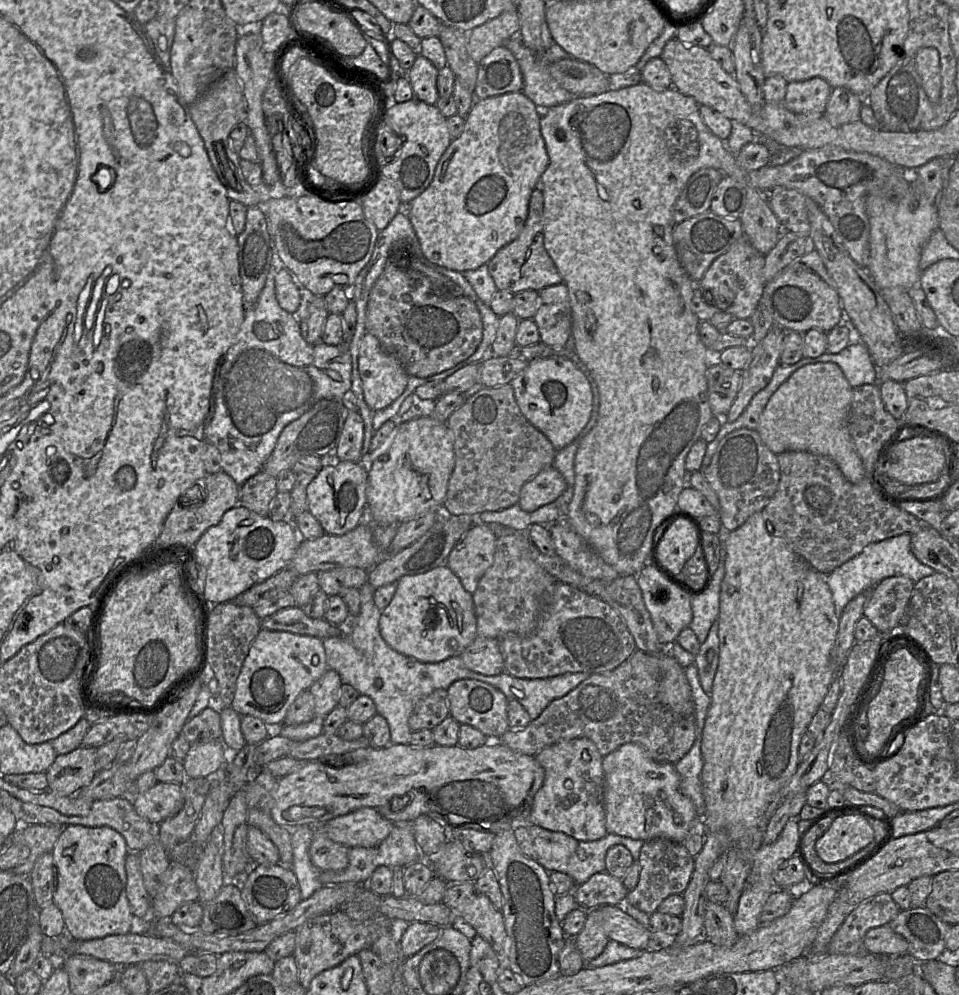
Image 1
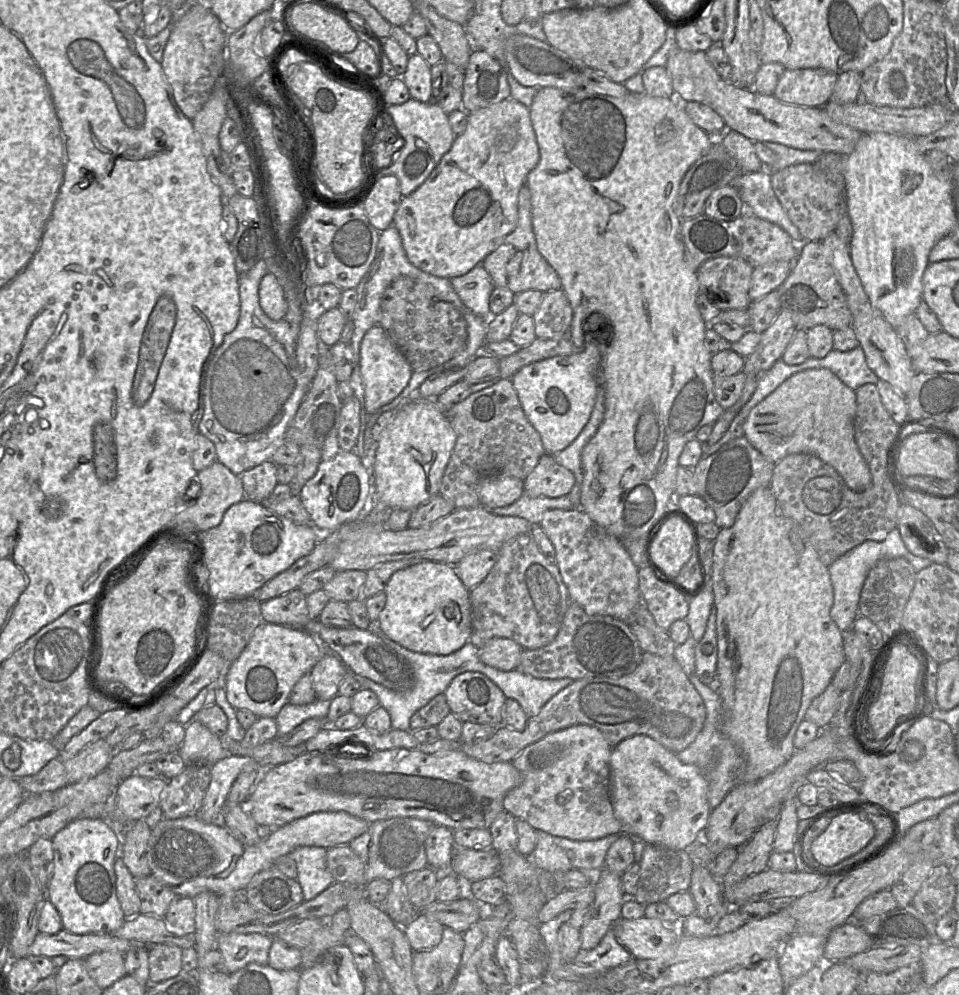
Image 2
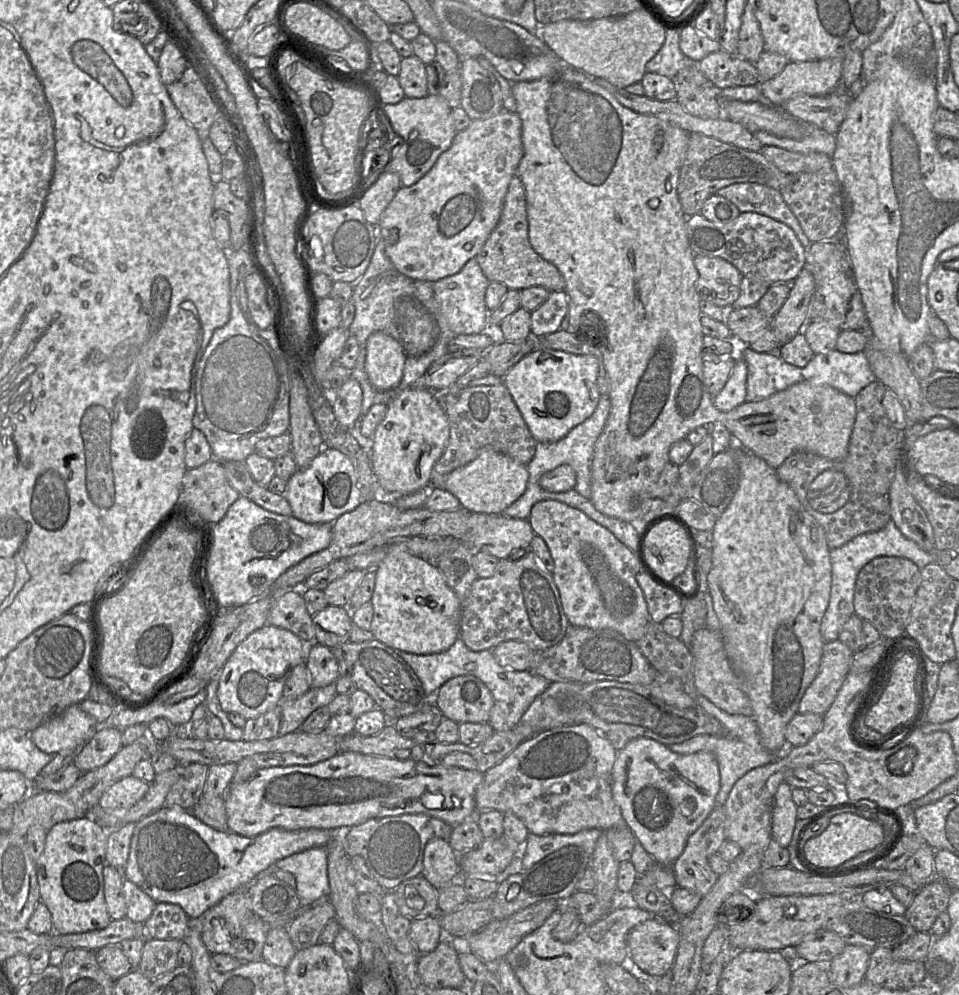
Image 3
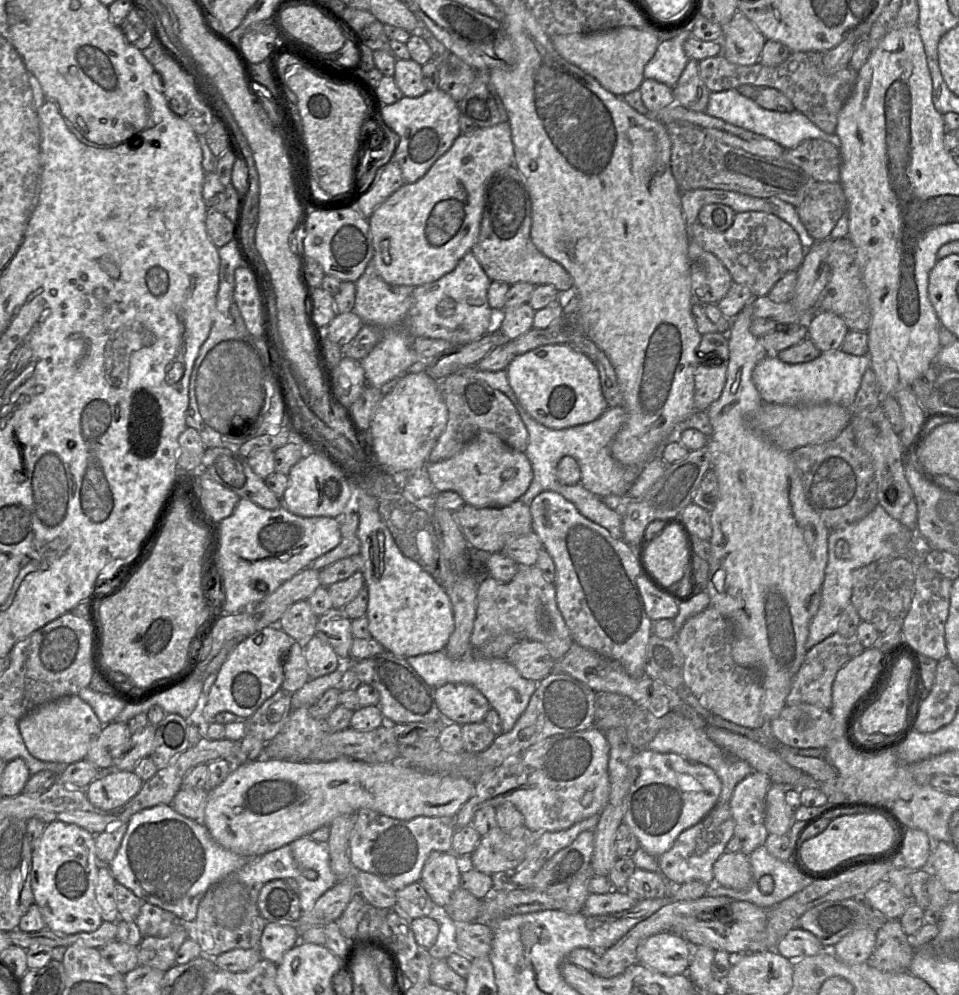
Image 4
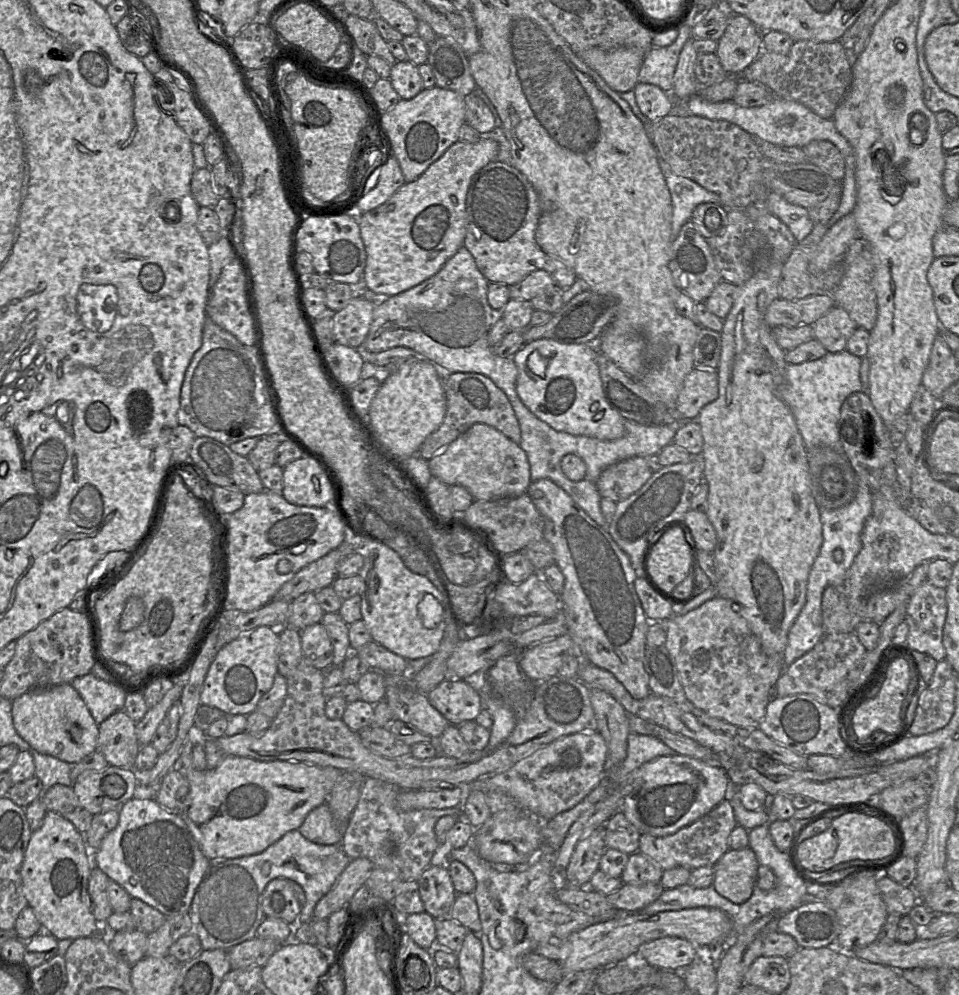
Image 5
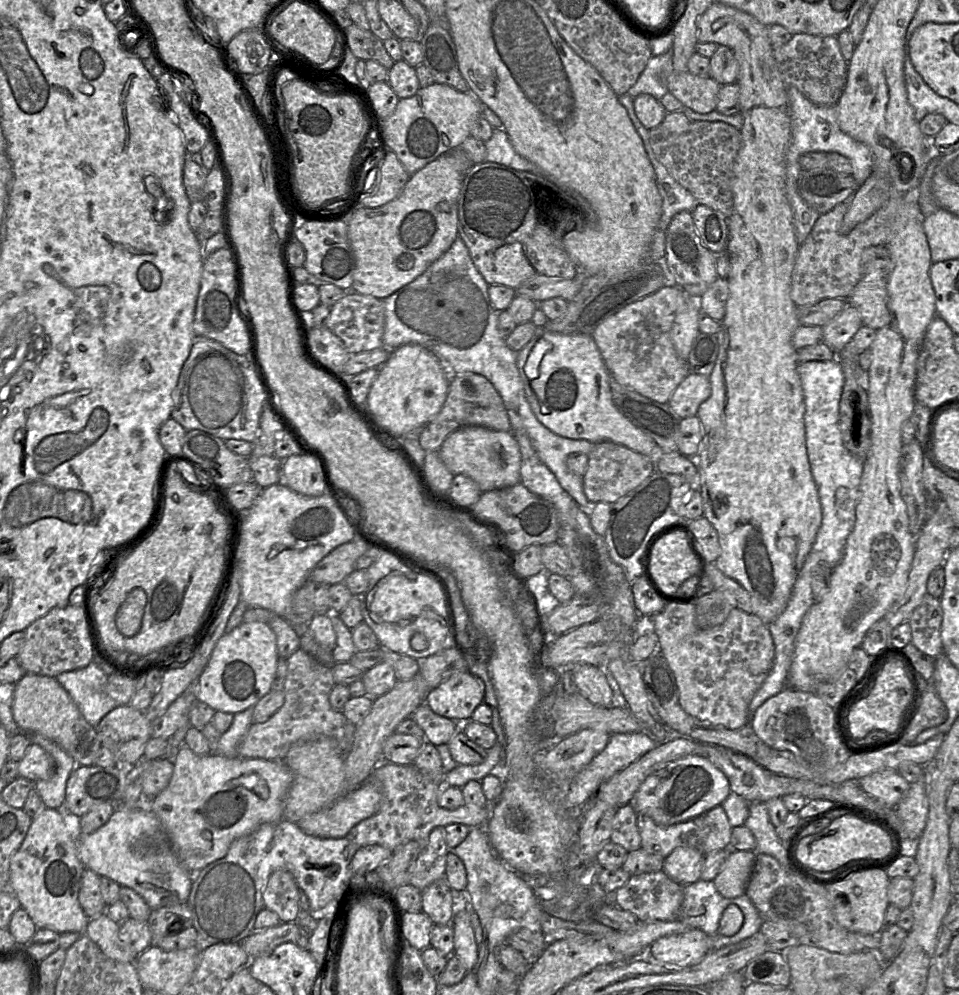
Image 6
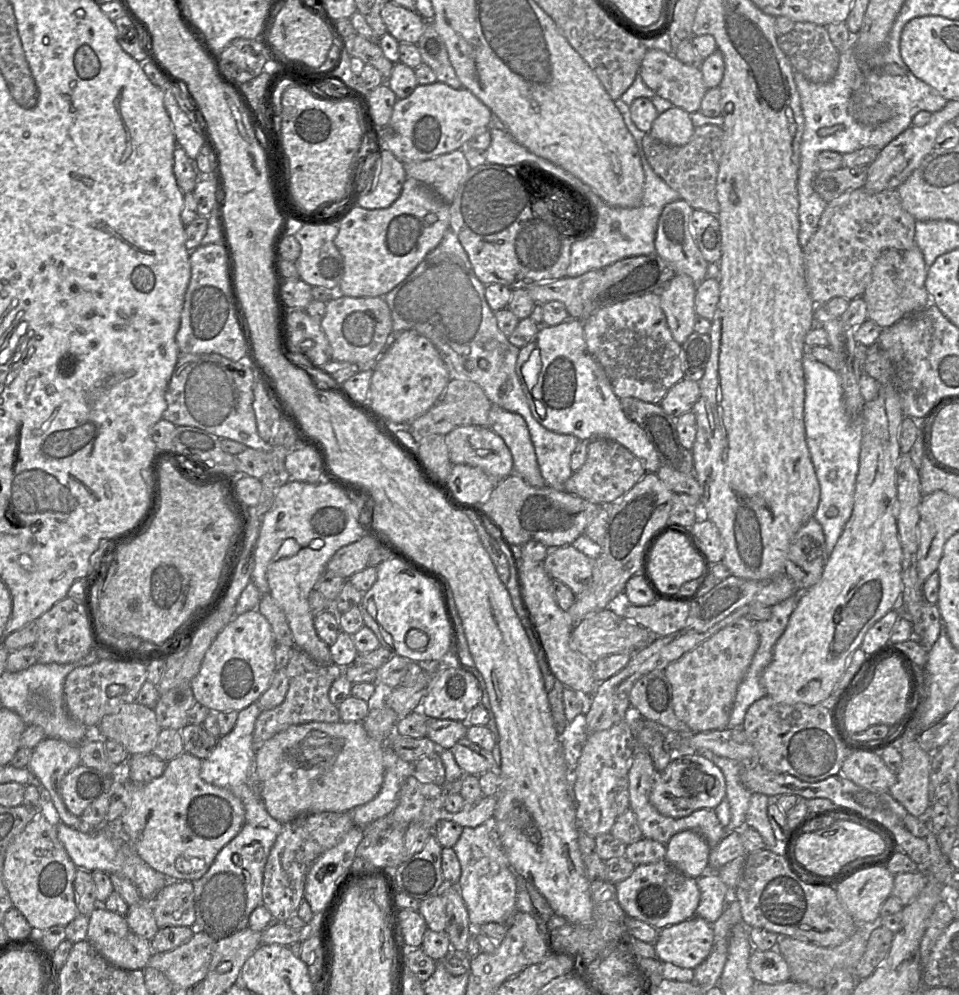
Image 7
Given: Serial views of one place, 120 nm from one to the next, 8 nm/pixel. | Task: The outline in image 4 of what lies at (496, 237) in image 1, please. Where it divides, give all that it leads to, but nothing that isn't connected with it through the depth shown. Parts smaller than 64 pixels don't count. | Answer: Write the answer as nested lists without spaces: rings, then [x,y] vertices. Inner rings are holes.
[[[508,122],[460,134],[450,149],[413,184],[404,184],[380,204],[368,219],[376,273],[389,285],[418,287],[439,280],[453,271],[477,242],[485,194],[491,178],[501,169],[514,165],[514,148]]]

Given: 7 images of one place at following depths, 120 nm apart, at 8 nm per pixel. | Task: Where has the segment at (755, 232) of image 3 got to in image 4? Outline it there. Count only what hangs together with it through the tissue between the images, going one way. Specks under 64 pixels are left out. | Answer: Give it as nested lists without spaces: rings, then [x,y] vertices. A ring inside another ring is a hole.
[[[763,211],[736,213],[733,224],[724,232],[715,232],[696,221],[689,227],[689,236],[714,254],[728,269],[733,282],[748,287],[754,297],[767,295],[784,274],[798,270],[808,248],[802,246],[797,232],[787,222]]]

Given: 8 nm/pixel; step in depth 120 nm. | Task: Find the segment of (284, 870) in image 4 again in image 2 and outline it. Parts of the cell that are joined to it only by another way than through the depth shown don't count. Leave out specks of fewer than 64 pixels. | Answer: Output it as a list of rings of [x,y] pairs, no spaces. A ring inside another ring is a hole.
[[[303,846],[290,854],[296,864],[297,881],[302,889],[303,902],[314,899],[335,882],[327,868],[327,849]],[[251,933],[218,934],[216,948],[224,959],[225,973],[234,973],[248,964],[267,965],[273,938]]]

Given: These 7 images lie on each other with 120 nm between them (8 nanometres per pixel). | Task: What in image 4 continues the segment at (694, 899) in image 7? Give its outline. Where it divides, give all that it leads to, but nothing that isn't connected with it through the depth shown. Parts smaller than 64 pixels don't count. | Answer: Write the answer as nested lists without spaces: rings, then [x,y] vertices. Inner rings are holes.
[[[611,890],[605,894],[589,893],[582,912],[588,916],[607,915],[633,907],[637,901],[625,890]]]

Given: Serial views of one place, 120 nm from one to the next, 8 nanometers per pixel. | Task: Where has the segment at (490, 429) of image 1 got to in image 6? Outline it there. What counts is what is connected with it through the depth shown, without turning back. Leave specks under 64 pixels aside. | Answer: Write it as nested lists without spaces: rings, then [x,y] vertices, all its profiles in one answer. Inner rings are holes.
[[[473,372],[457,374],[450,380],[443,407],[418,432],[418,441],[425,451],[438,451],[448,435],[464,426],[483,426],[496,431],[512,431],[510,419],[500,394],[487,378]]]

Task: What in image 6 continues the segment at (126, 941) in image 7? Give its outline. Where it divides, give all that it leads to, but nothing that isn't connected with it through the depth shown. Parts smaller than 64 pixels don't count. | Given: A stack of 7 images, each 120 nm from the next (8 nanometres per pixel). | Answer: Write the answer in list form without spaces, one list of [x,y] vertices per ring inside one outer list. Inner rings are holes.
[[[103,913],[93,919],[89,919],[84,934],[108,958],[123,963],[134,963],[138,955],[128,944],[120,939],[119,929],[120,924],[110,919],[106,913]]]

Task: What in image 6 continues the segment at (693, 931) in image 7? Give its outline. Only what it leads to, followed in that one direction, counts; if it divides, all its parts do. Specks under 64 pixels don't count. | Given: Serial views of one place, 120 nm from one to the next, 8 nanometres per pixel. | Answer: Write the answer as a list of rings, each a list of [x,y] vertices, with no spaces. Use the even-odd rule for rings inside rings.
[[[691,928],[680,934],[658,938],[649,946],[649,954],[660,962],[679,966],[699,963],[710,951],[710,936]]]

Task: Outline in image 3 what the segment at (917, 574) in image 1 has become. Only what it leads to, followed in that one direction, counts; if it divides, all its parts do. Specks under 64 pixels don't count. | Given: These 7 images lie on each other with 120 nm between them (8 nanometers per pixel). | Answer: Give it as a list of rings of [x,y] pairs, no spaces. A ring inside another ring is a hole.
[[[892,519],[880,530],[860,534],[841,547],[830,549],[831,590],[829,603],[823,615],[820,632],[825,642],[839,639],[842,626],[854,611],[854,591],[859,571],[872,559],[879,556],[903,557],[914,562],[921,570],[934,562],[935,553],[921,549],[914,541],[905,537]]]

